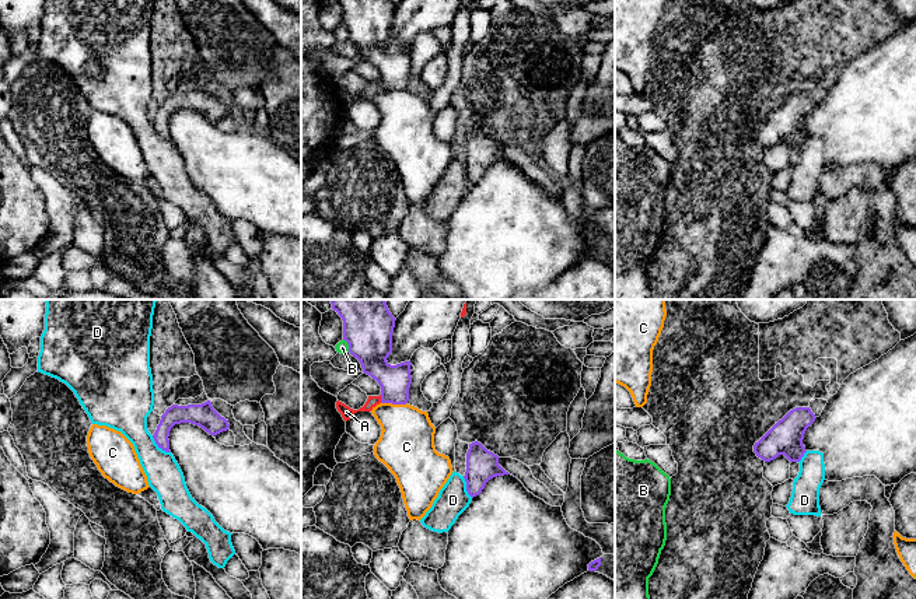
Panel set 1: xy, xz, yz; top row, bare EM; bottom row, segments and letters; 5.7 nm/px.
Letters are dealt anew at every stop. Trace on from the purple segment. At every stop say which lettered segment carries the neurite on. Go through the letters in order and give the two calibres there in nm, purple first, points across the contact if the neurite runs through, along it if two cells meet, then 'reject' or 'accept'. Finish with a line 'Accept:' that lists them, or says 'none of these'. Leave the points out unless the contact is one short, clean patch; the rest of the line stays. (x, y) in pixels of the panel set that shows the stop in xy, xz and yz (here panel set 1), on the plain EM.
A: 180/70 nm | along xz (380, 81), (381, 88) | reject
B: 260/70 nm | reject
C: 180/320 nm | reject
D: 110/200 nm | along xy (151, 122), (163, 136), (170, 139) | reject
Accept: none of these

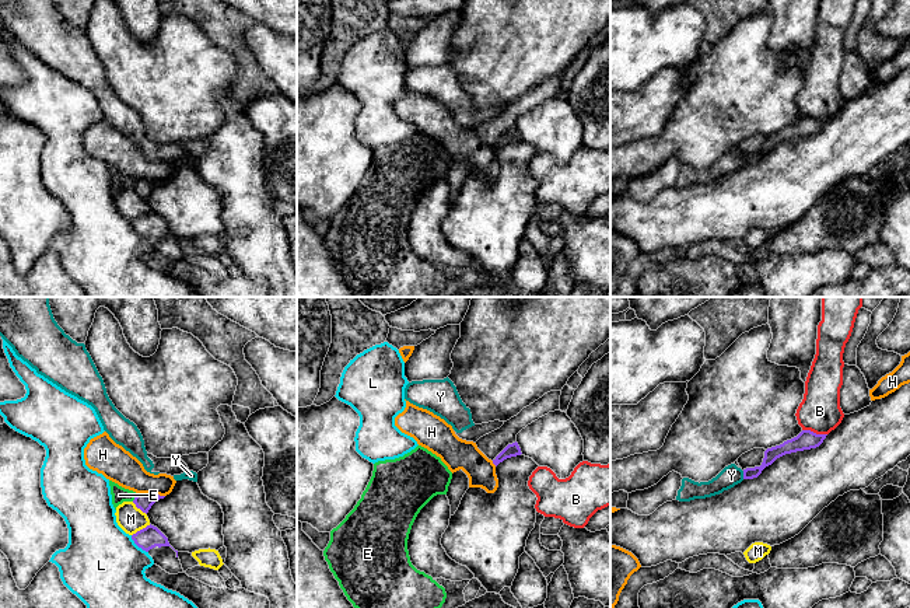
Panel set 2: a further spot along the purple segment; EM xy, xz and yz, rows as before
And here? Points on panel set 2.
B: 110/240 nm | reject
E: 100/90 nm | accept
H: 100/190 nm | reject
L: 130/460 nm | reject
M: 130/150 nm | reject
Y: 80/120 nm | along yz (742, 157), (744, 164) | reject
Accept: E

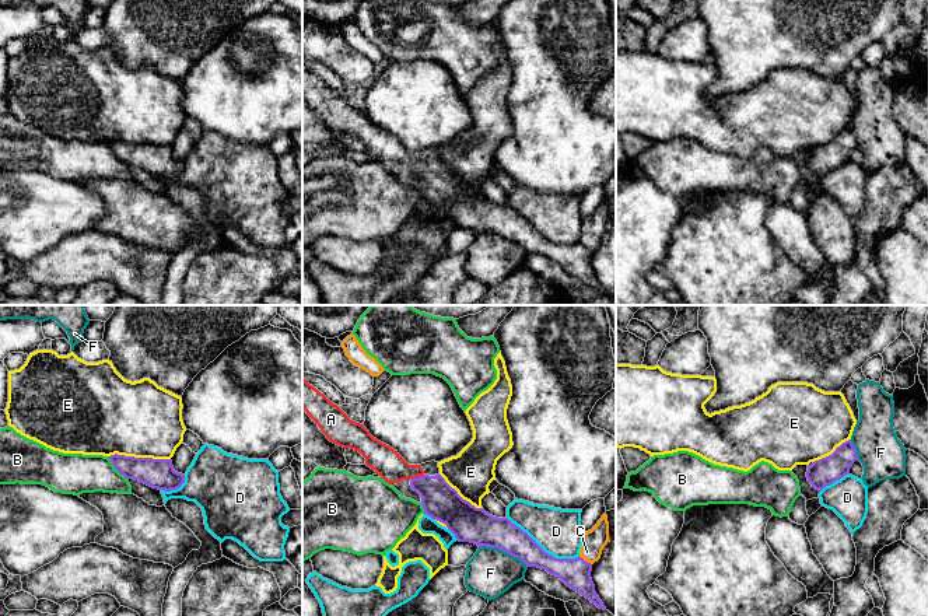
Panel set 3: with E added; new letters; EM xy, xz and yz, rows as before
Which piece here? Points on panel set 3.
A: 200/170 nm | across xz (440, 188), (419, 163), (385, 147) | accept
B: 180/240 nm | along xy (108, 143), (112, 151), (128, 165) | reject
C: 180/140 nm | reject
D: 180/260 nm | reject
E: 180/440 nm | reject
F: 200/280 nm | along xz (479, 233), (496, 233), (517, 242), (526, 254) | reject
Accept: A

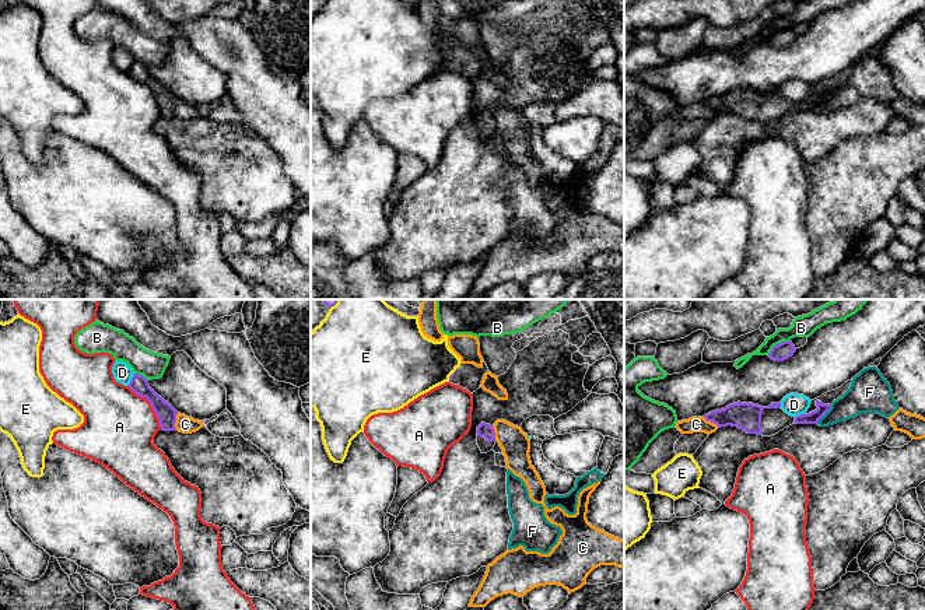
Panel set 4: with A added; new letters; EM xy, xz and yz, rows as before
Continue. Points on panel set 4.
A: 110/420 nm | reject
B: 100/130 nm | reject
C: 160/100 nm | reject
D: 100/110 nm | reject
E: 20/380 nm | reject
F: 70/190 nm | reject
Accept: none of these

